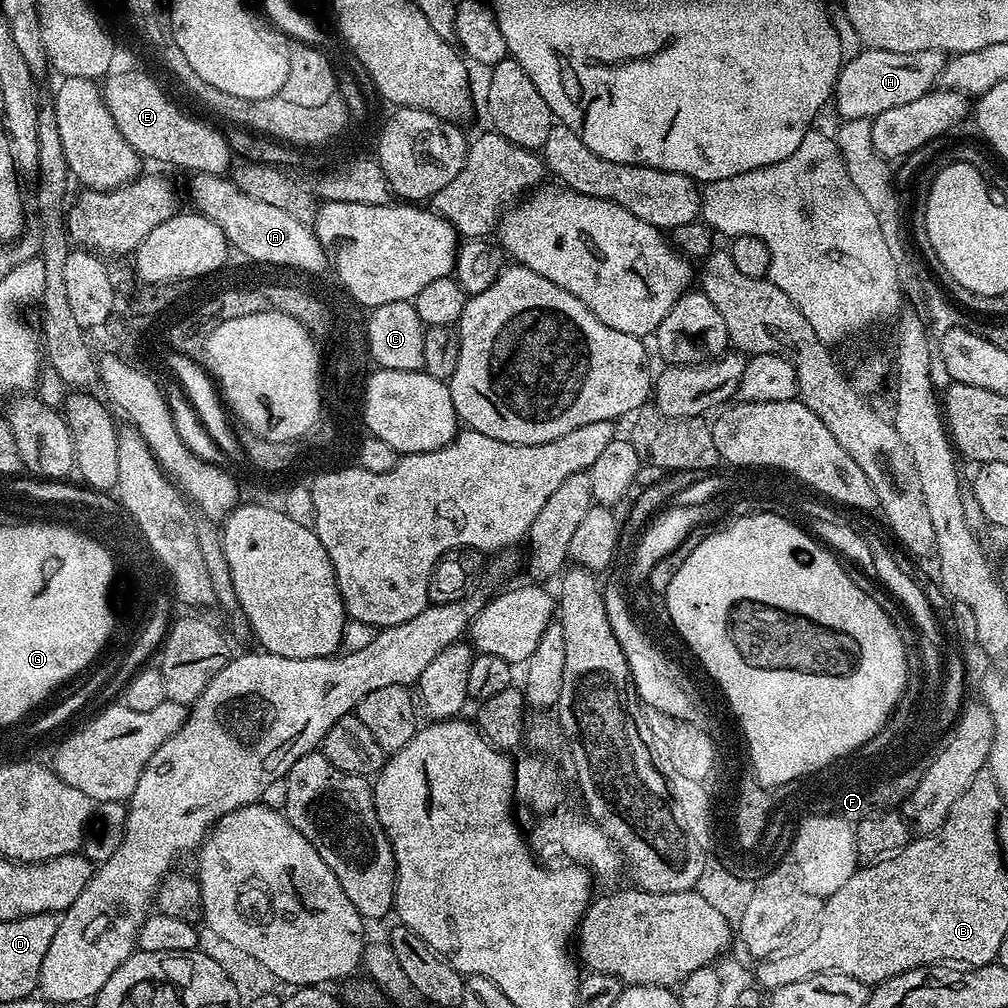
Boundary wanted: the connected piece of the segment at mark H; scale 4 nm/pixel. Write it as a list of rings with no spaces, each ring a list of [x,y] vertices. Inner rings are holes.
[[[877,48],[860,50],[853,60],[852,57],[845,59],[841,67],[834,93],[836,112],[844,120],[866,119],[882,114],[882,110],[906,106],[906,102],[914,102],[914,98],[933,91],[945,63],[945,53],[938,50],[918,50],[910,54]]]

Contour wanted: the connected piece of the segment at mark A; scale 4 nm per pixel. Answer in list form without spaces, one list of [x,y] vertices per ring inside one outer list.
[[[205,172],[193,175],[192,200],[195,211],[214,221],[224,231],[229,245],[252,260],[261,260],[264,264],[285,264],[288,268],[301,268],[304,272],[320,272],[329,267],[328,253],[318,242],[315,231],[309,225],[282,214],[266,202],[242,194],[231,179],[224,176],[211,176]]]

